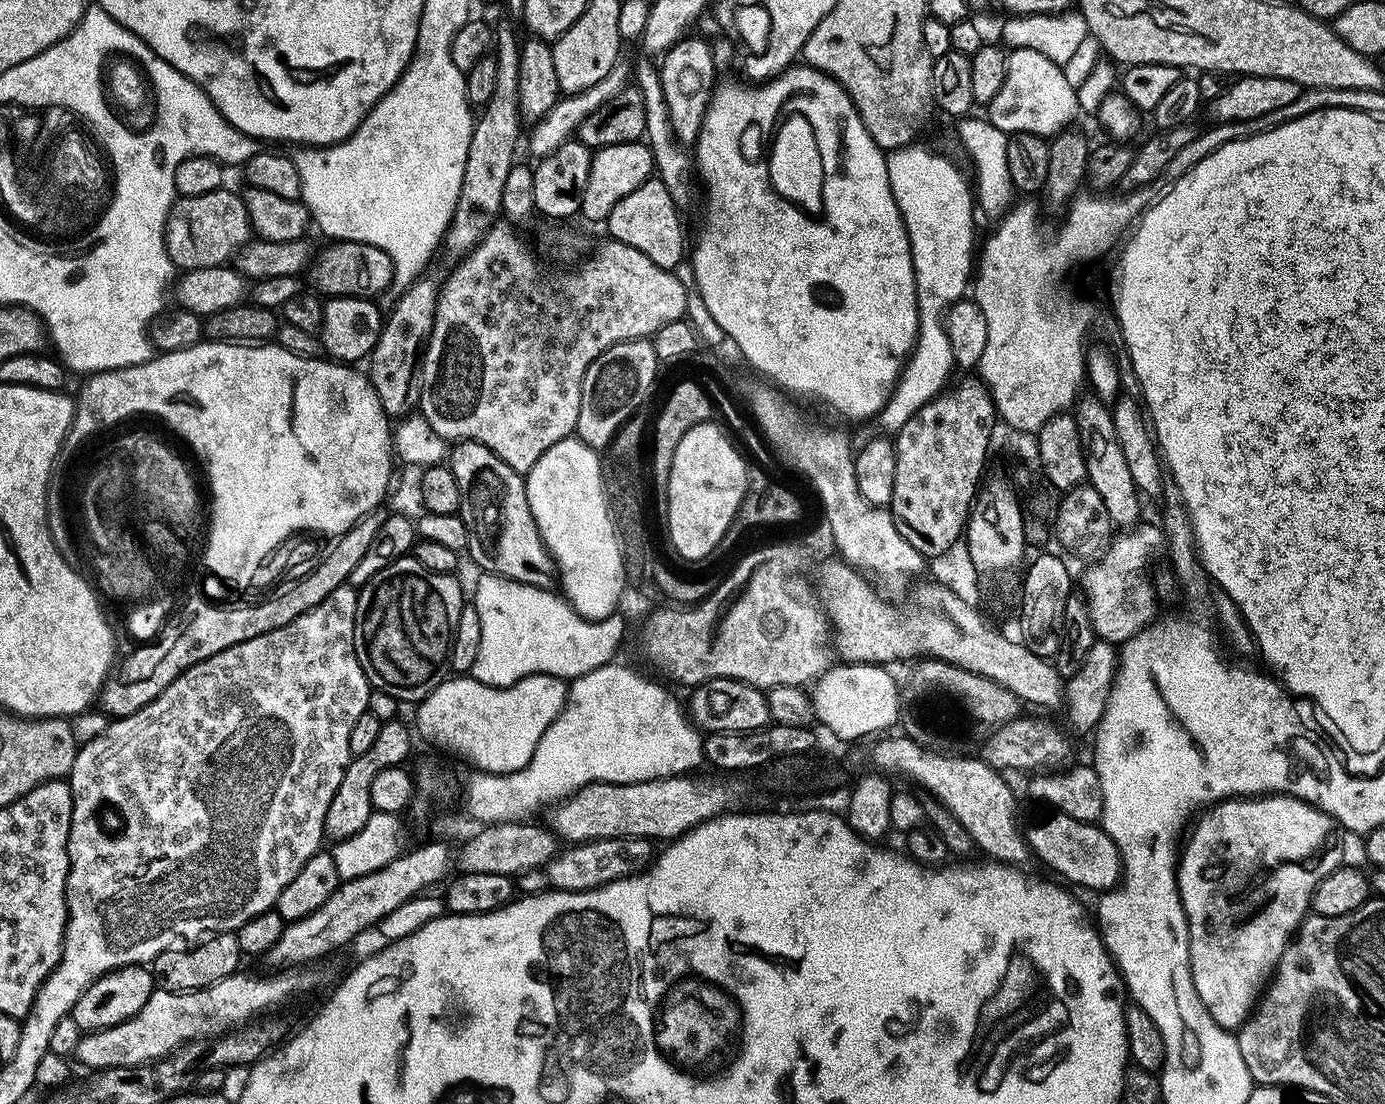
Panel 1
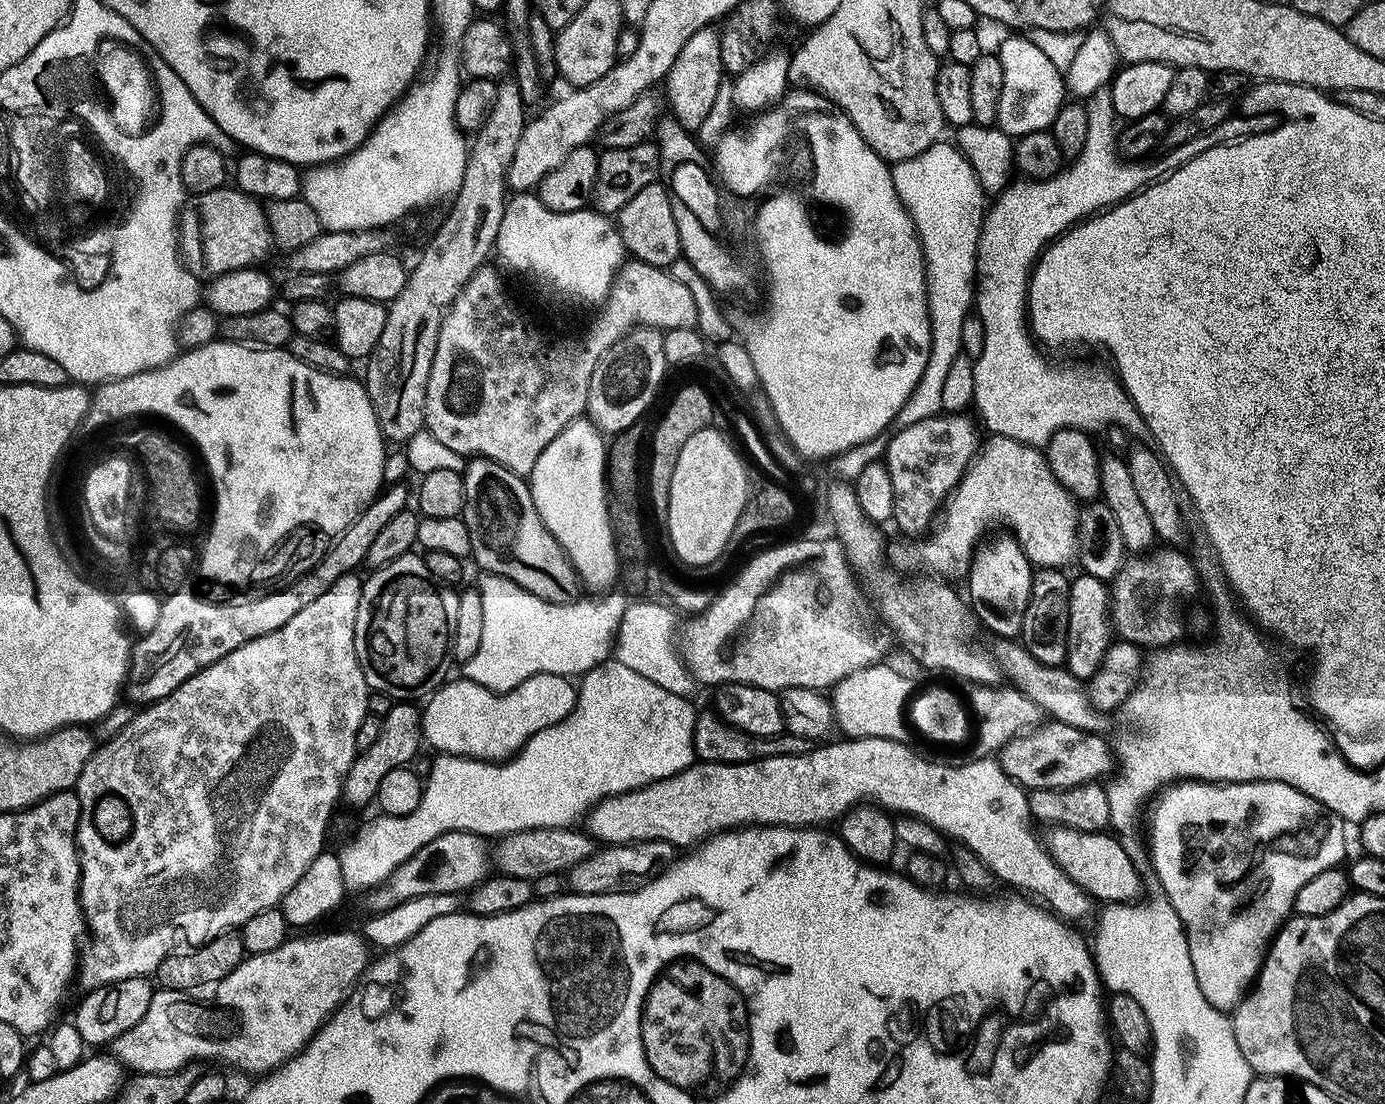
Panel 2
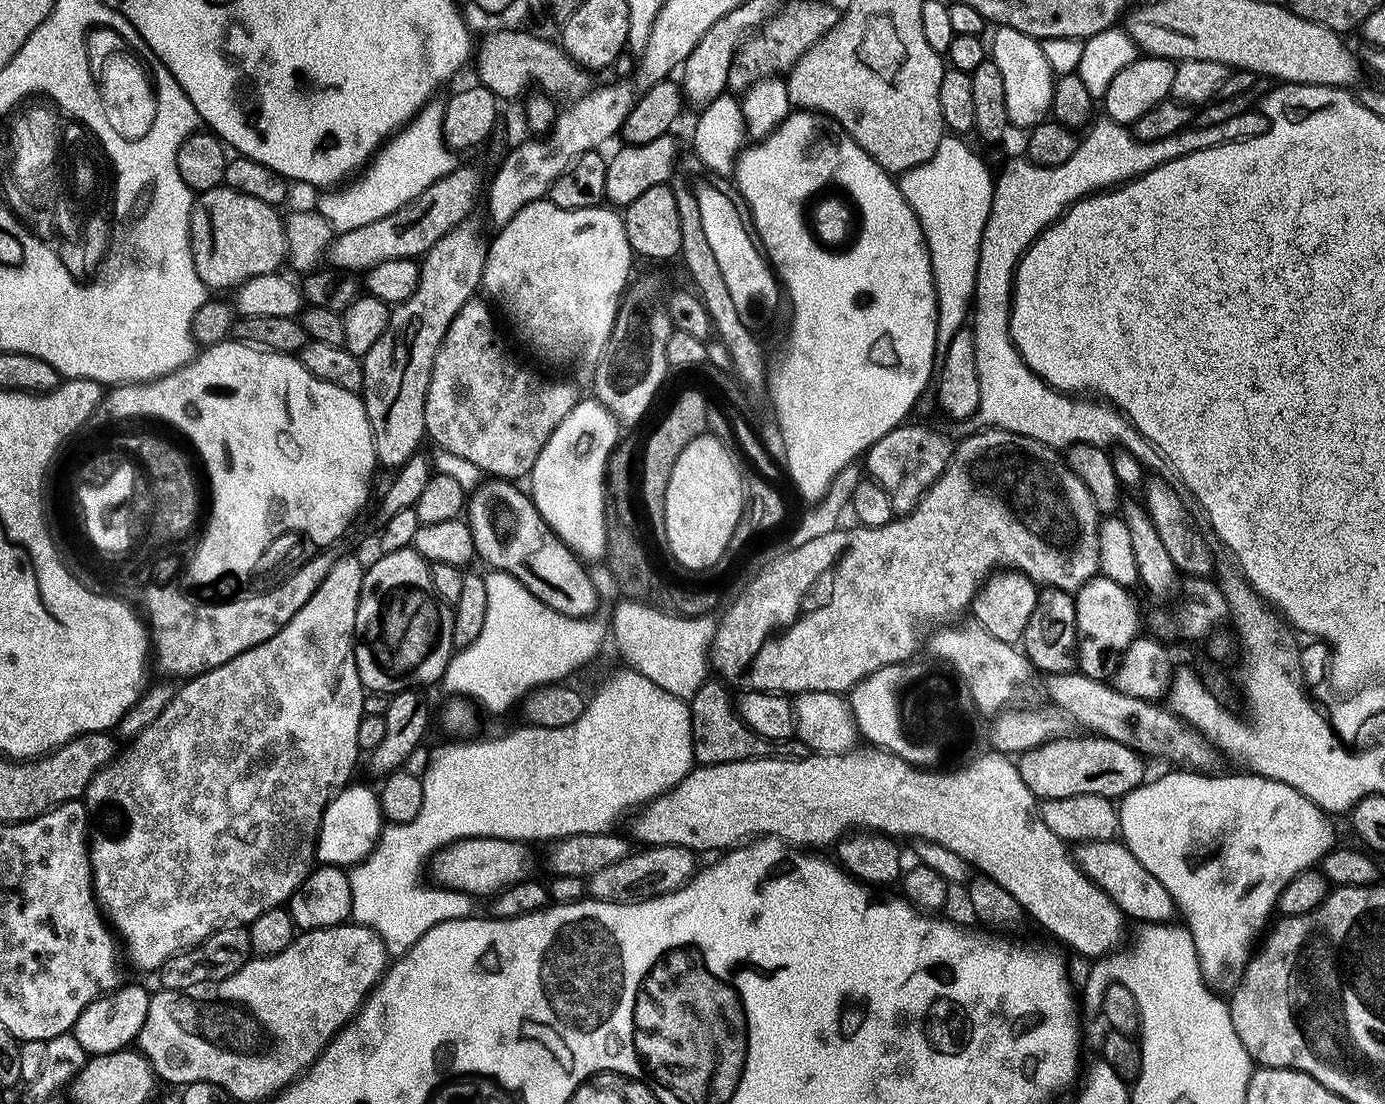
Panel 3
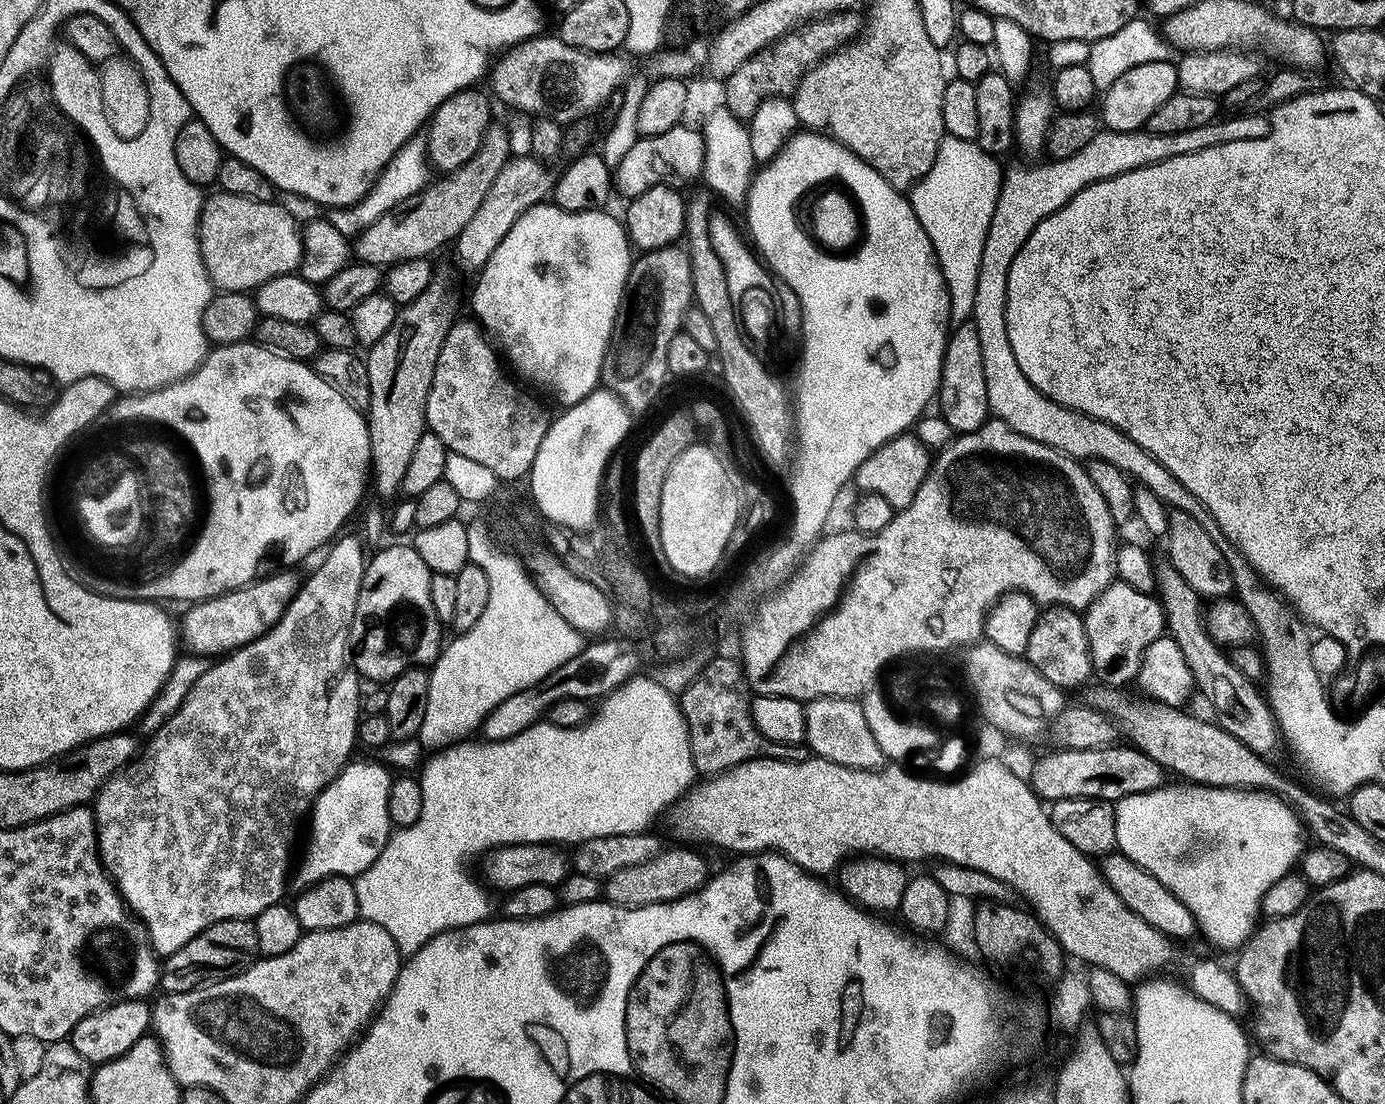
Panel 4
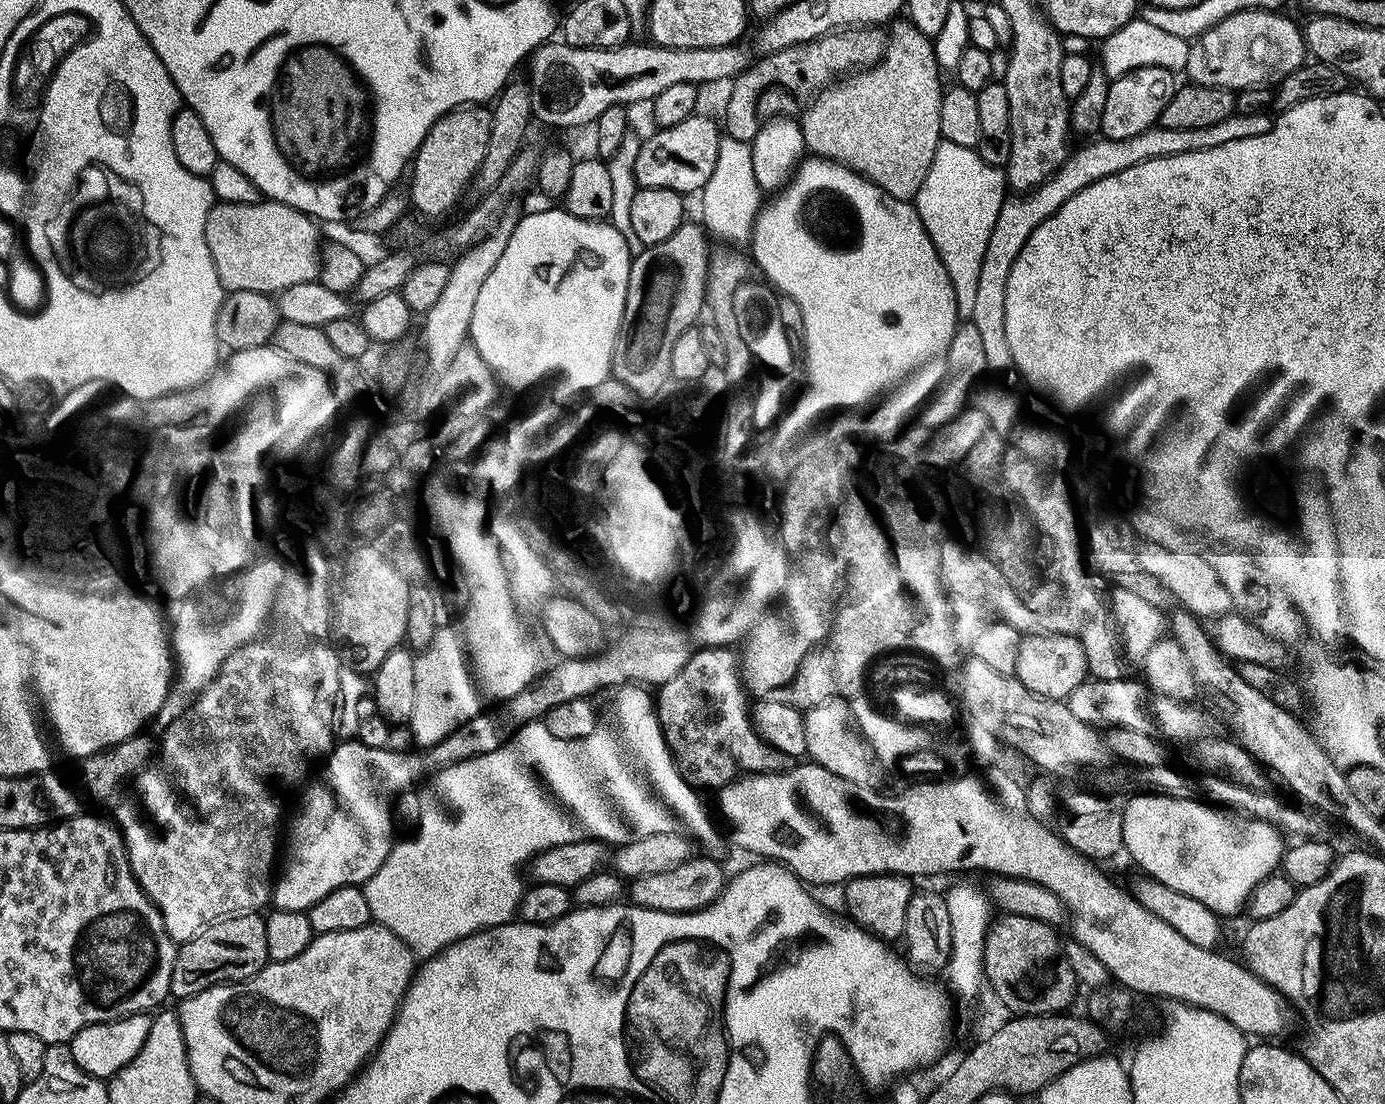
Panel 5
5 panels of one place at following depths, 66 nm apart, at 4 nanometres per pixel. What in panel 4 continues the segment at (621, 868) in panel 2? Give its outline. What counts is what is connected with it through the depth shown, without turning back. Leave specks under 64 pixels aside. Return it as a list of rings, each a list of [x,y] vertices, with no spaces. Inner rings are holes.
[[[680,846],[684,848],[668,848],[665,847],[663,851],[661,851],[659,856],[655,856],[654,858],[650,858],[650,862],[642,862],[642,866],[626,866],[626,870],[618,870],[618,874],[614,874],[613,876],[609,876],[607,880],[603,881],[602,884],[602,896],[607,903],[616,904],[620,908],[641,908],[642,906],[650,906],[651,904],[665,904],[666,902],[670,902],[671,900],[677,900],[678,898],[682,898],[683,896],[688,896],[692,892],[697,892],[701,886],[707,884],[710,879],[710,871],[708,872],[708,864],[703,860],[702,857],[699,856],[696,852],[691,852],[691,847],[688,846]]]

